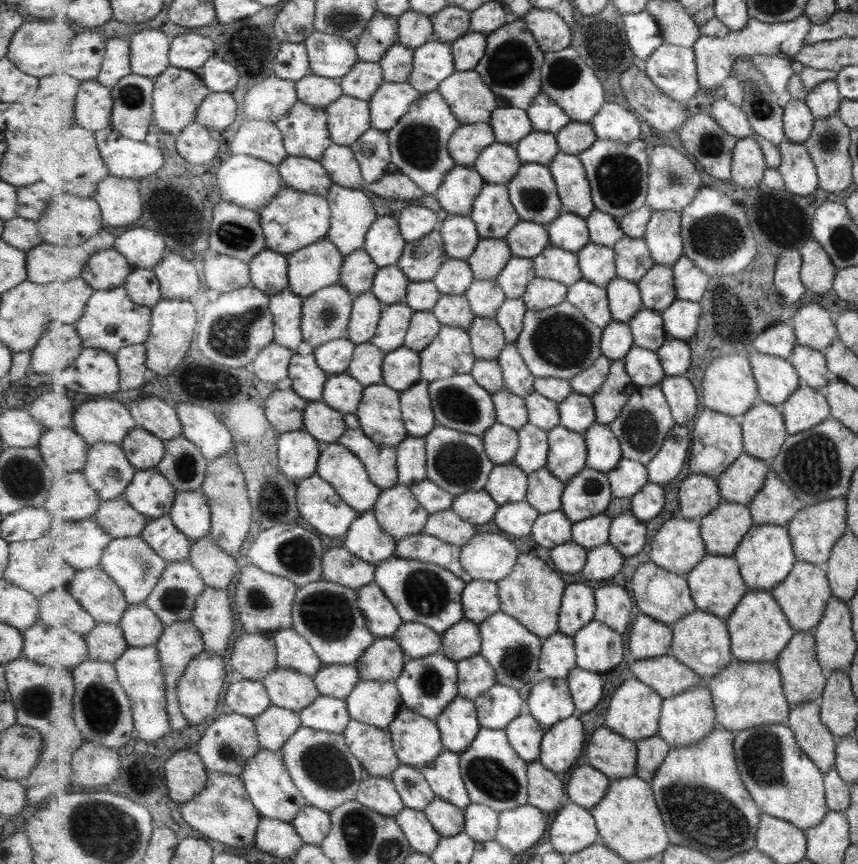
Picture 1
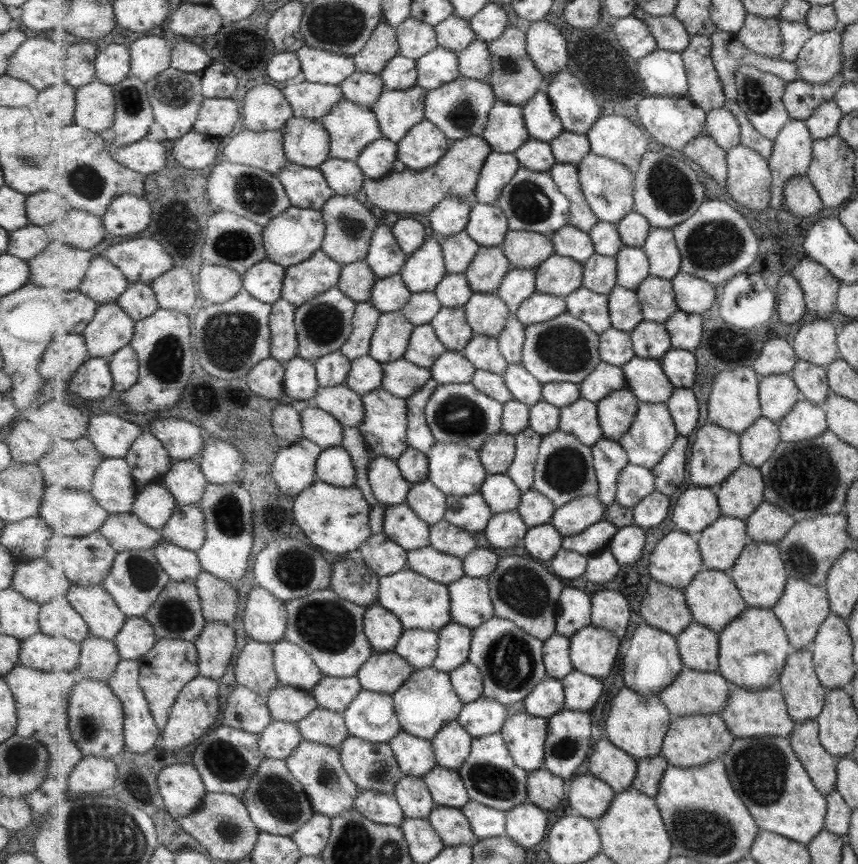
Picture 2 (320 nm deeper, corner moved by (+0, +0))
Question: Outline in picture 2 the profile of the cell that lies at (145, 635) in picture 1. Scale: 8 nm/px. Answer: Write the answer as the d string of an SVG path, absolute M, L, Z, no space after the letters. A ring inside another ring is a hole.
M128 617L114 642L120 658L141 660L156 644L159 636L151 622L145 617Z

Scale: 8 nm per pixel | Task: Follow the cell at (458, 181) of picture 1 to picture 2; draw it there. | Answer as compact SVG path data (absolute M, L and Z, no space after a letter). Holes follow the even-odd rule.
M450 197L428 213L433 236L442 241L447 236L466 230L472 208L465 199Z

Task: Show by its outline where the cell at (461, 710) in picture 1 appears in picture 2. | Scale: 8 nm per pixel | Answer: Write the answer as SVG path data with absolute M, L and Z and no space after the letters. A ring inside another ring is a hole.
M458 720L445 725L431 740L438 764L451 770L459 770L472 753L473 739L472 734Z

